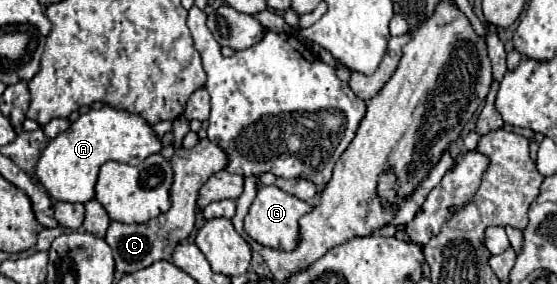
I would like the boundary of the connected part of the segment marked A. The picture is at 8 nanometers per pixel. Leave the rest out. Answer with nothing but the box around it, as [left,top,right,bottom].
[35,105,161,203]

